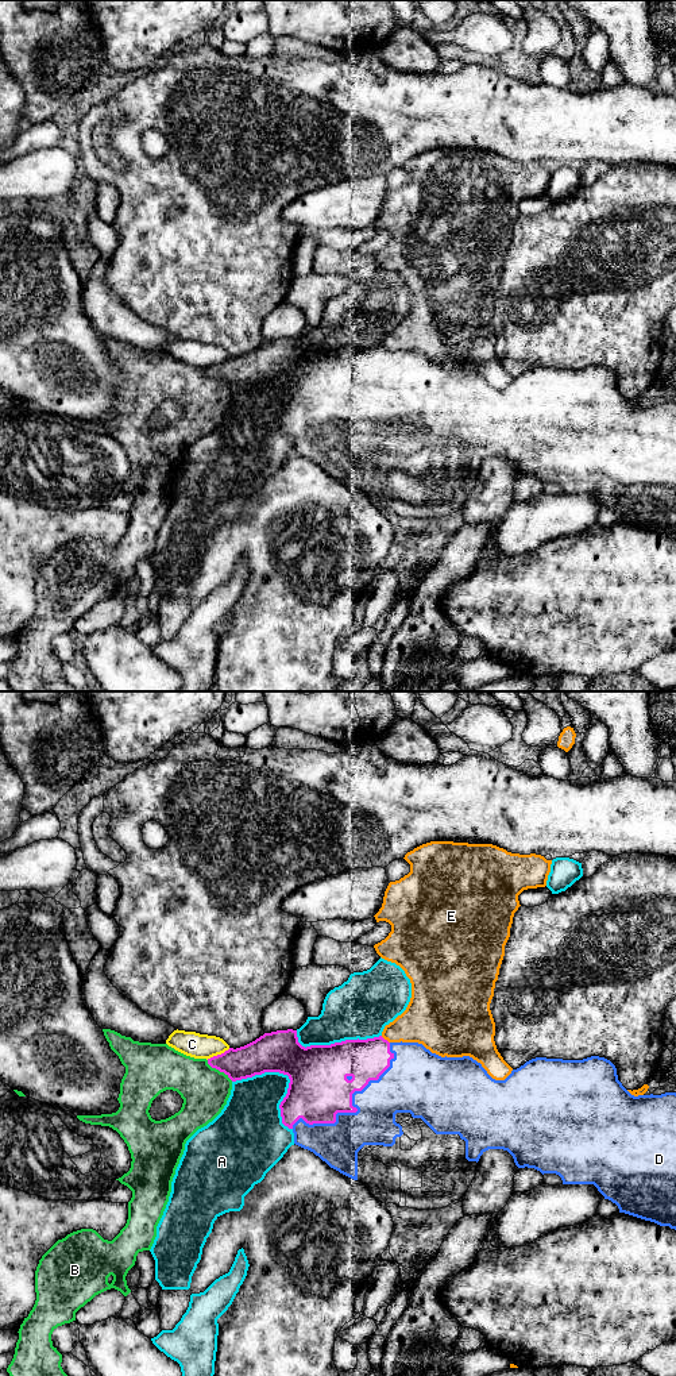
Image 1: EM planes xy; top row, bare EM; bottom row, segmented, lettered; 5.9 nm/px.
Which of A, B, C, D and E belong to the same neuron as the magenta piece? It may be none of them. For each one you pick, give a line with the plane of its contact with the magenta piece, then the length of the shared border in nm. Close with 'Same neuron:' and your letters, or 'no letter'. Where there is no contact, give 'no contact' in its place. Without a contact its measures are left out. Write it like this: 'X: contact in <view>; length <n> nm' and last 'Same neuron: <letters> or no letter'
D: contact in xy; length 750 nm
Same neuron: D

